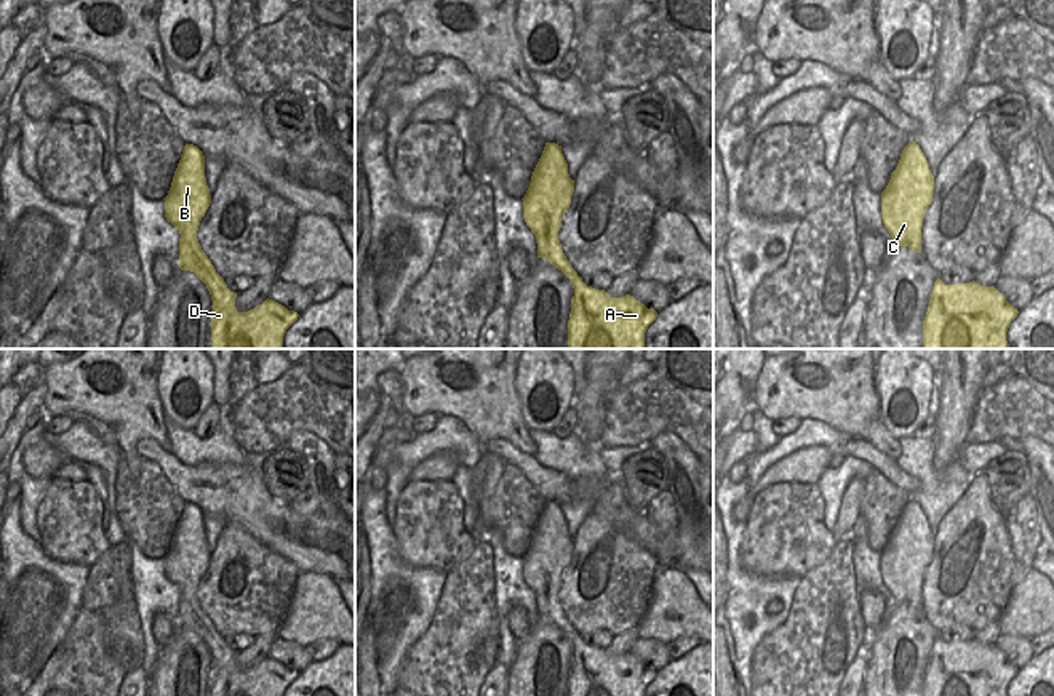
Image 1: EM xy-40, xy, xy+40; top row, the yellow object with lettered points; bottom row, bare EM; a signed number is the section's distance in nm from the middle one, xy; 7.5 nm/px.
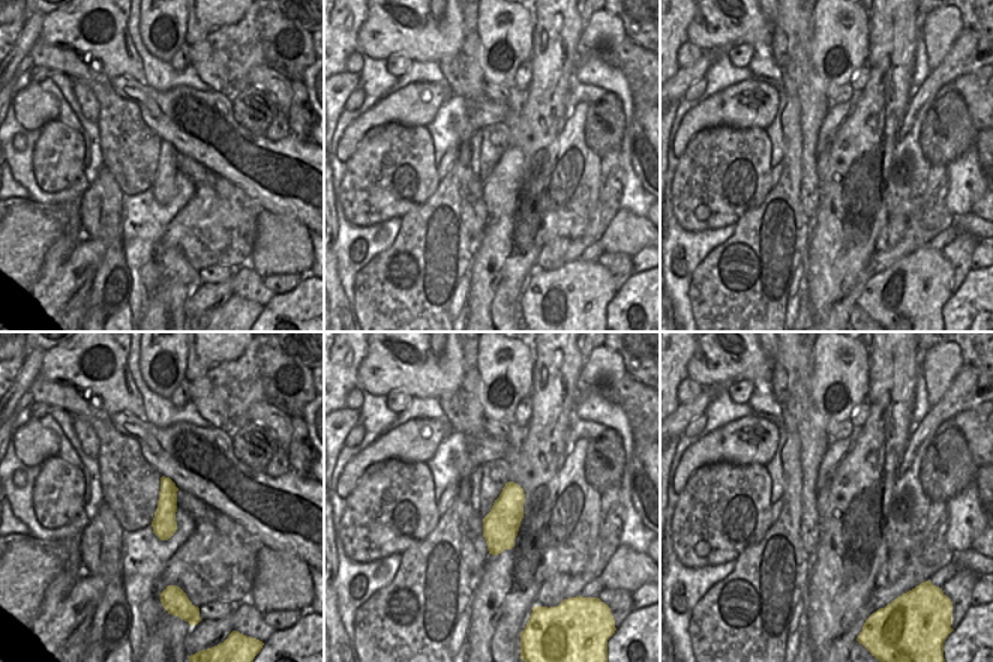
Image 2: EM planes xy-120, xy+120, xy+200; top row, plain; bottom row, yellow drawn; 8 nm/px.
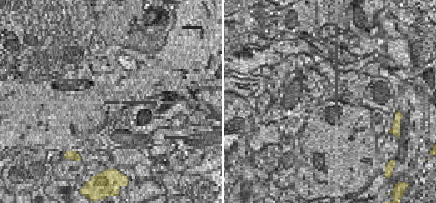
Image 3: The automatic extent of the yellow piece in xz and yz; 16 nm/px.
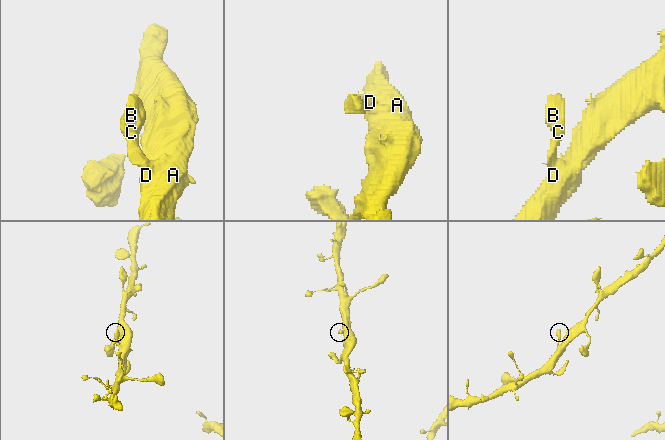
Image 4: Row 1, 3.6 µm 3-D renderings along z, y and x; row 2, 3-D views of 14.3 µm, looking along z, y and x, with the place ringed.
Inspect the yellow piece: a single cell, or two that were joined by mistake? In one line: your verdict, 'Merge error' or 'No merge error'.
No merge error.

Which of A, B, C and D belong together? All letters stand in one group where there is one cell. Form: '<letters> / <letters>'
A B C D

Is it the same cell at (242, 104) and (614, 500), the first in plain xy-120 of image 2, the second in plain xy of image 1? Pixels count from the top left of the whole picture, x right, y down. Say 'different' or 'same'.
different

